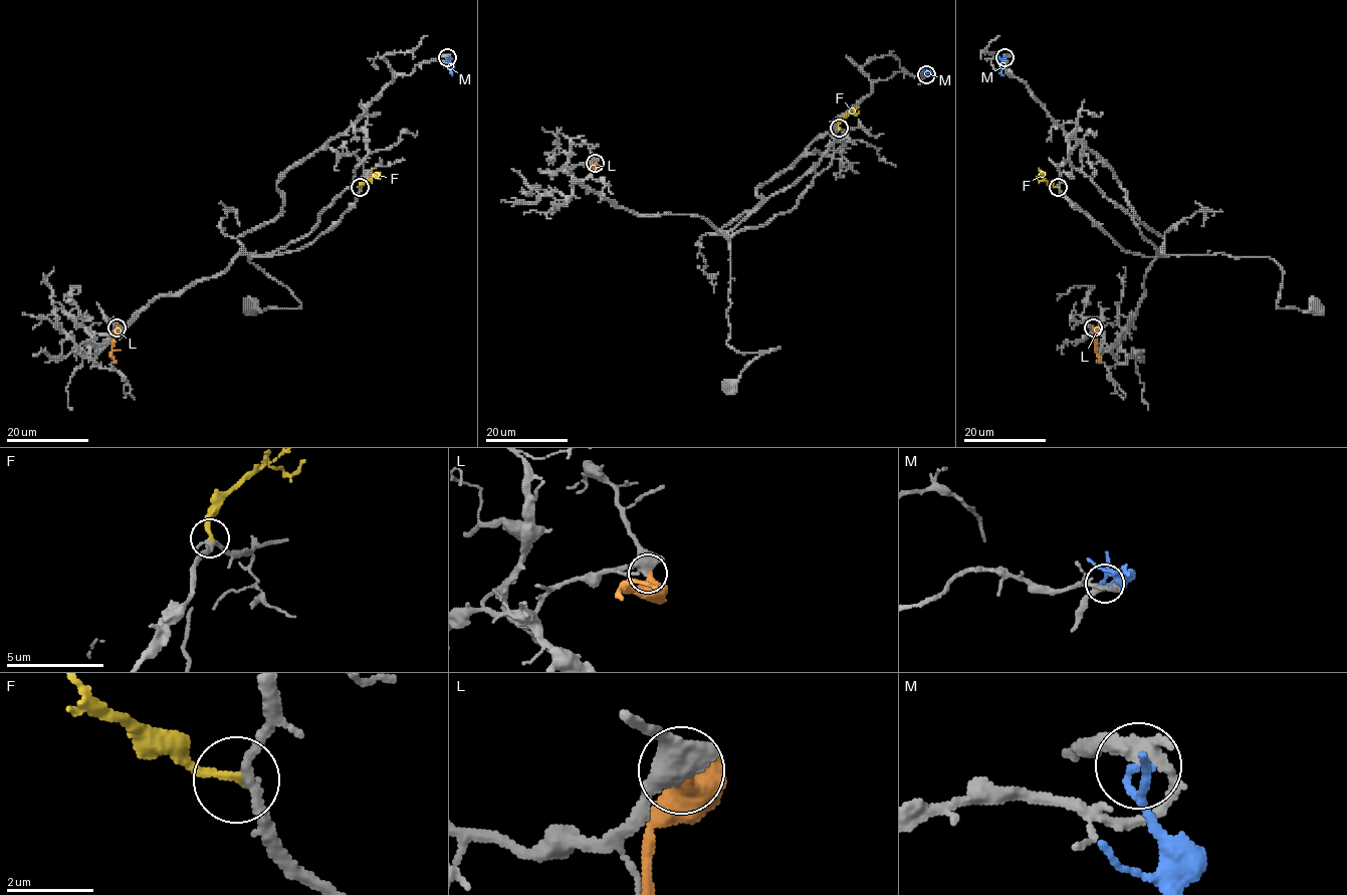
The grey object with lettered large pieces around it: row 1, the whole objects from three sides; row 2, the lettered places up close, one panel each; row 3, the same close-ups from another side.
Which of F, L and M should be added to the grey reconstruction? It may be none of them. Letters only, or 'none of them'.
F

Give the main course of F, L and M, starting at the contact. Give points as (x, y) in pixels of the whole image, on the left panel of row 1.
F: (360, 187), (375, 173), (381, 173)
L: (116, 327), (110, 355), (115, 362)
M: (447, 57), (453, 74)

